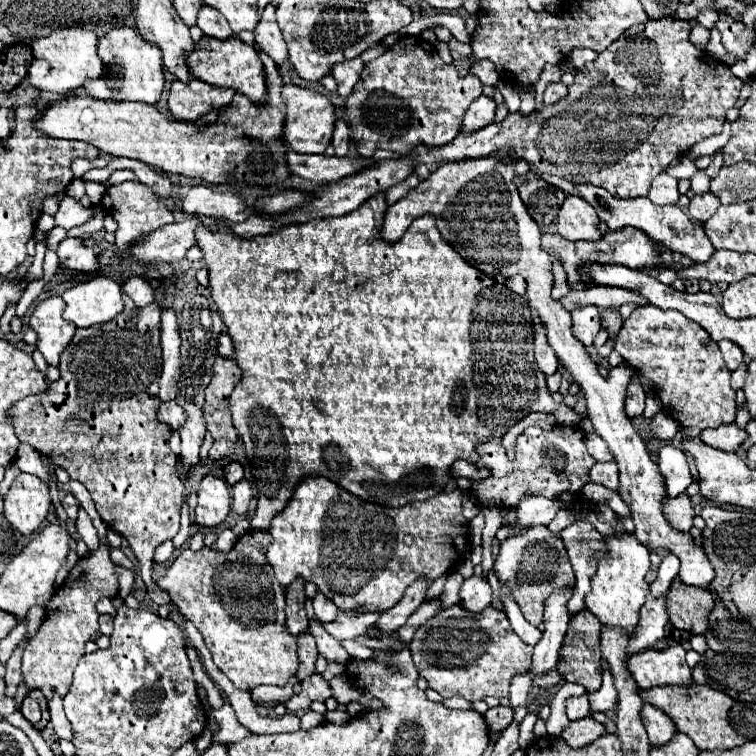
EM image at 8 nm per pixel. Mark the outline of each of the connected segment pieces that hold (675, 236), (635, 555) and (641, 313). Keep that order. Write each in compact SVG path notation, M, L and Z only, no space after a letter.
M541 175L549 185L559 187L565 195L577 195L581 199L585 199L589 205L593 205L593 209L599 213L599 217L603 221L607 221L611 231L619 231L623 227L635 227L639 231L643 231L645 235L649 235L655 243L667 247L673 253L681 253L687 255L689 259L693 259L695 263L705 263L713 253L713 245L711 241L705 237L703 225L695 223L689 219L689 215L679 207L679 205L655 205L651 203L651 199L647 197L635 197L635 199L615 199L609 191L595 187L591 183L571 183L563 177L555 177L555 175Z
M627 533L609 537L605 541L609 545L609 553L601 557L597 573L591 577L591 593L585 595L585 605L605 627L621 627L627 635L631 635L637 627L639 609L645 603L649 591L649 585L643 579L651 567L649 551L633 535Z
M653 305L637 307L629 319L625 321L623 329L619 331L615 339L615 349L625 359L627 365L631 365L635 371L645 375L653 383L655 395L663 403L663 411L667 411L675 421L679 421L683 427L697 427L697 429L717 429L721 425L735 421L735 393L729 385L729 369L725 369L725 361L721 361L721 351L717 343L709 337L709 333L683 317L675 311L661 311Z

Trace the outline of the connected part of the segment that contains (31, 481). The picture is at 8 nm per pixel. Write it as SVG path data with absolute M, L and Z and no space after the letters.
M21 473L13 481L3 501L5 501L5 519L15 531L23 535L35 533L47 519L51 507L49 487L39 477L29 473Z

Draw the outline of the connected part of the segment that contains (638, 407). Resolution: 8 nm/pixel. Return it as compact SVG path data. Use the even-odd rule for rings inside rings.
M633 375L633 381L627 389L627 399L625 399L625 415L631 419L641 417L643 407L645 407L645 391L643 391L637 375Z

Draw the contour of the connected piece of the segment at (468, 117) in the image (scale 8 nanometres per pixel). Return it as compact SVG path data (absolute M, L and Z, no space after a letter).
M481 95L477 101L471 103L471 107L467 109L465 117L463 117L463 125L461 125L461 133L463 135L471 135L483 127L487 127L489 123L493 123L495 117L495 109L497 103L485 95Z

